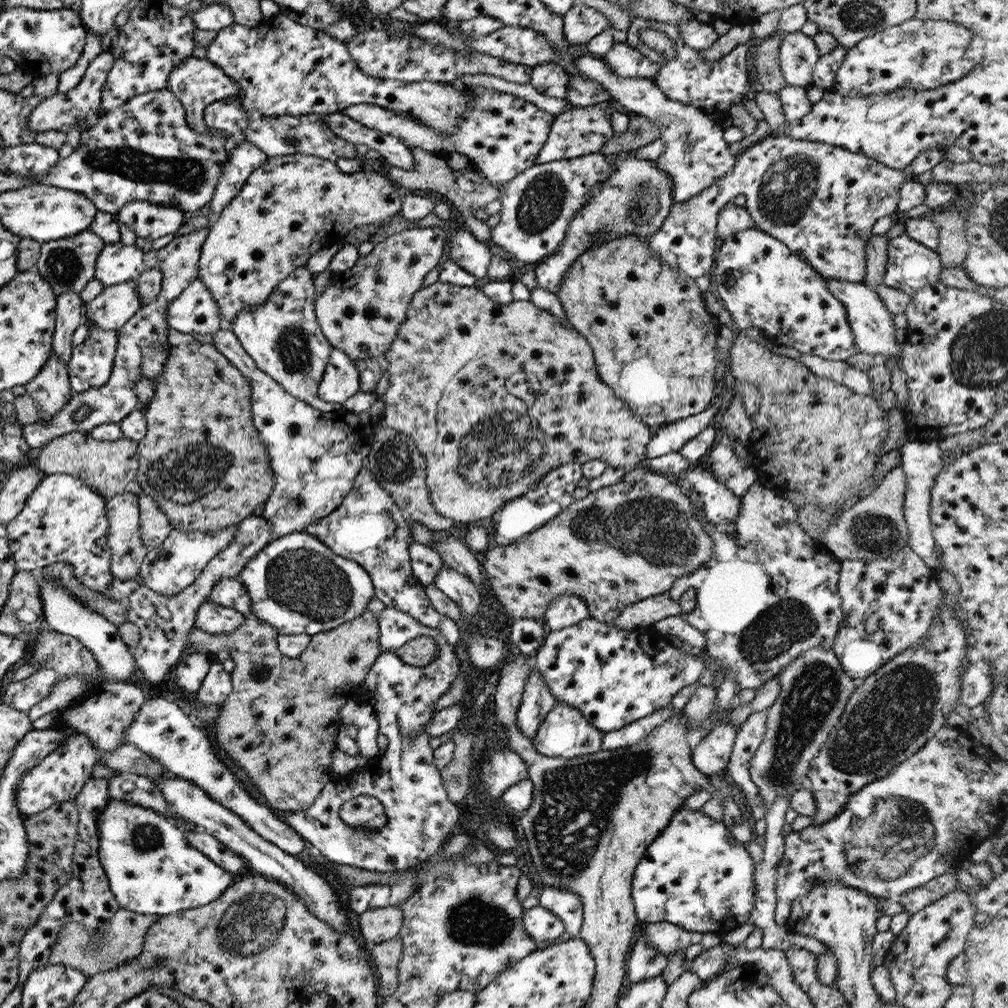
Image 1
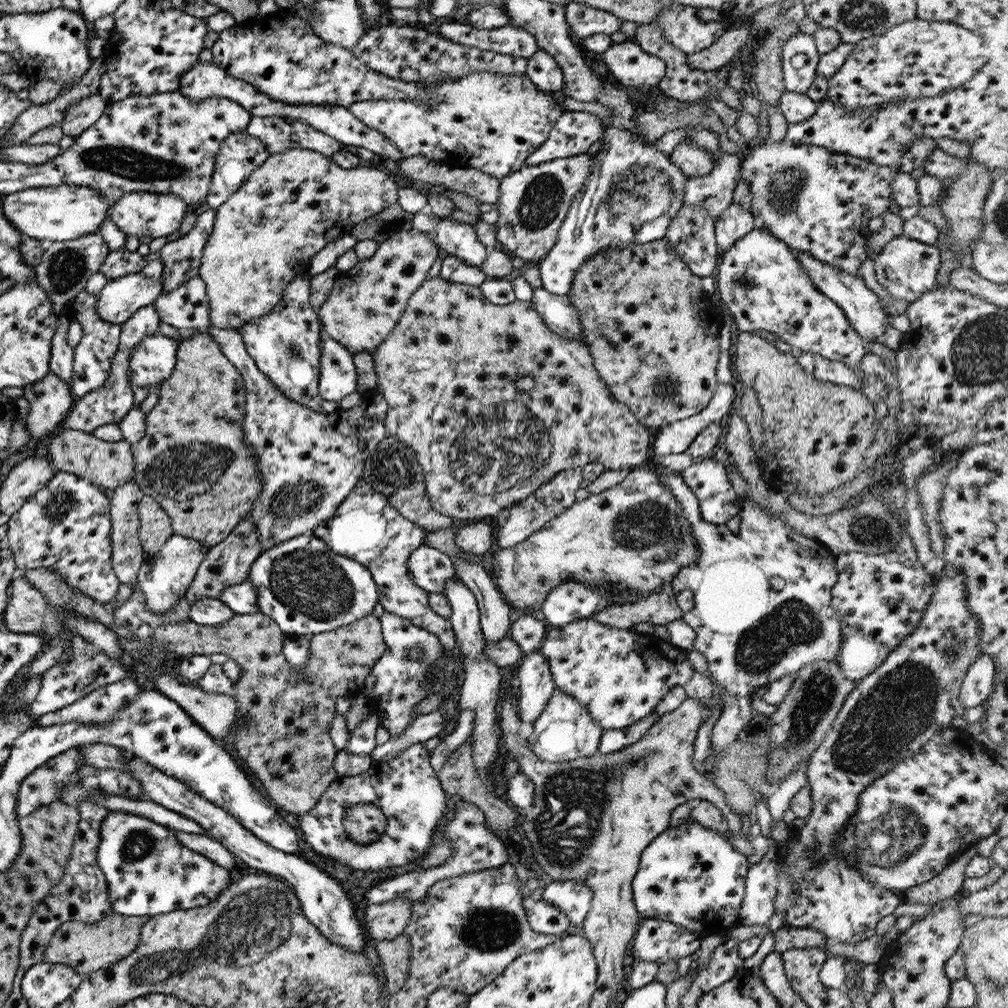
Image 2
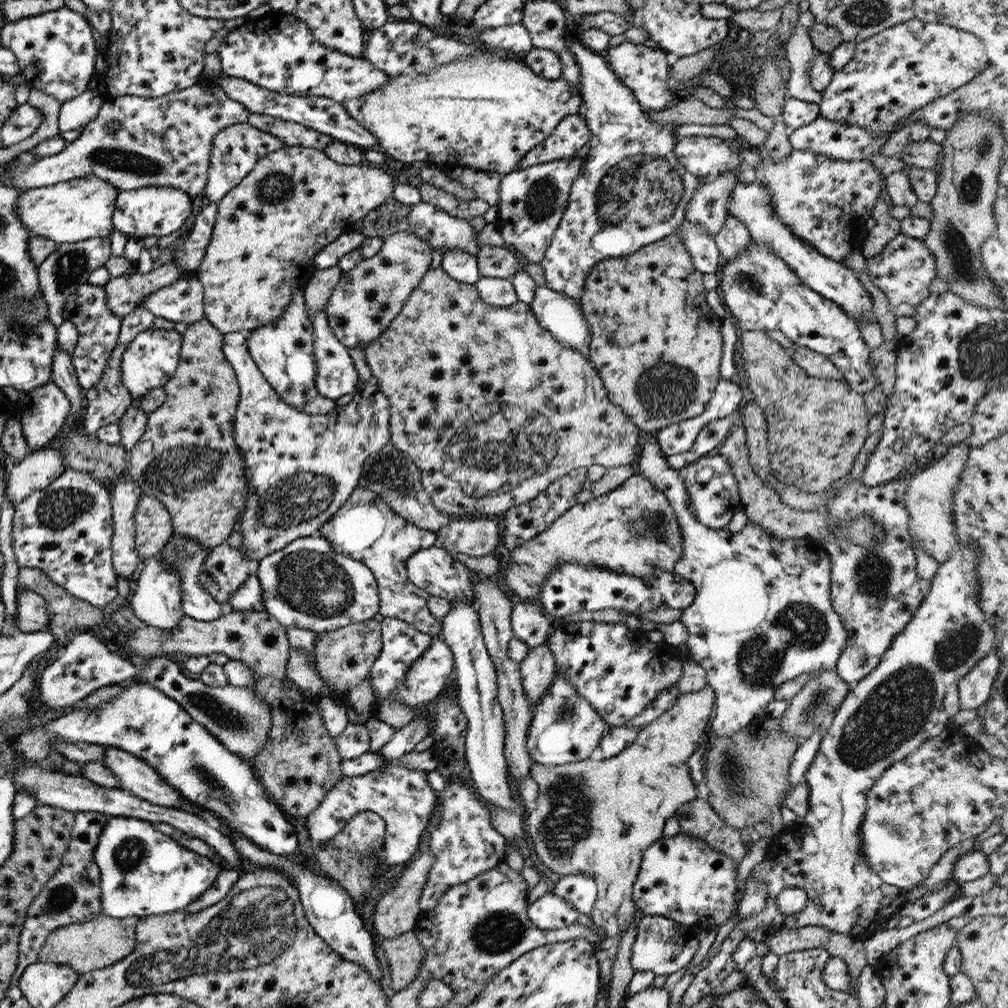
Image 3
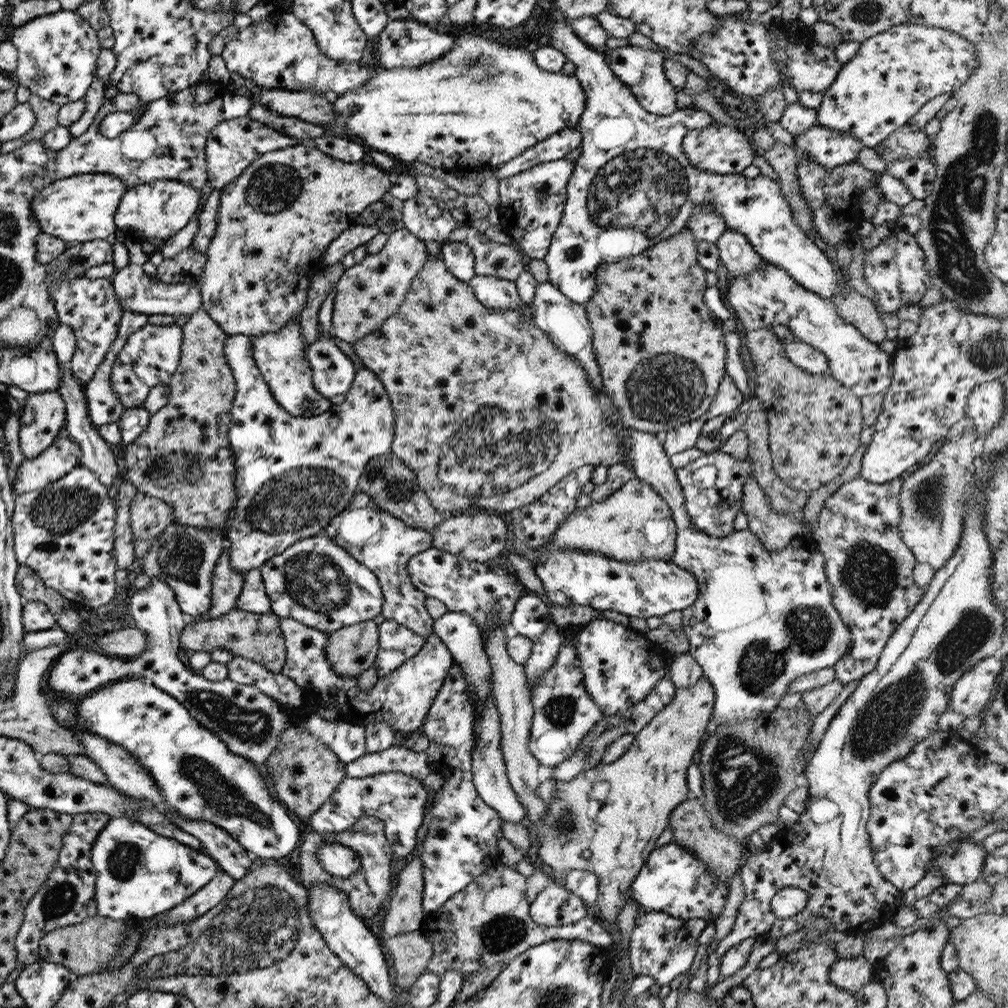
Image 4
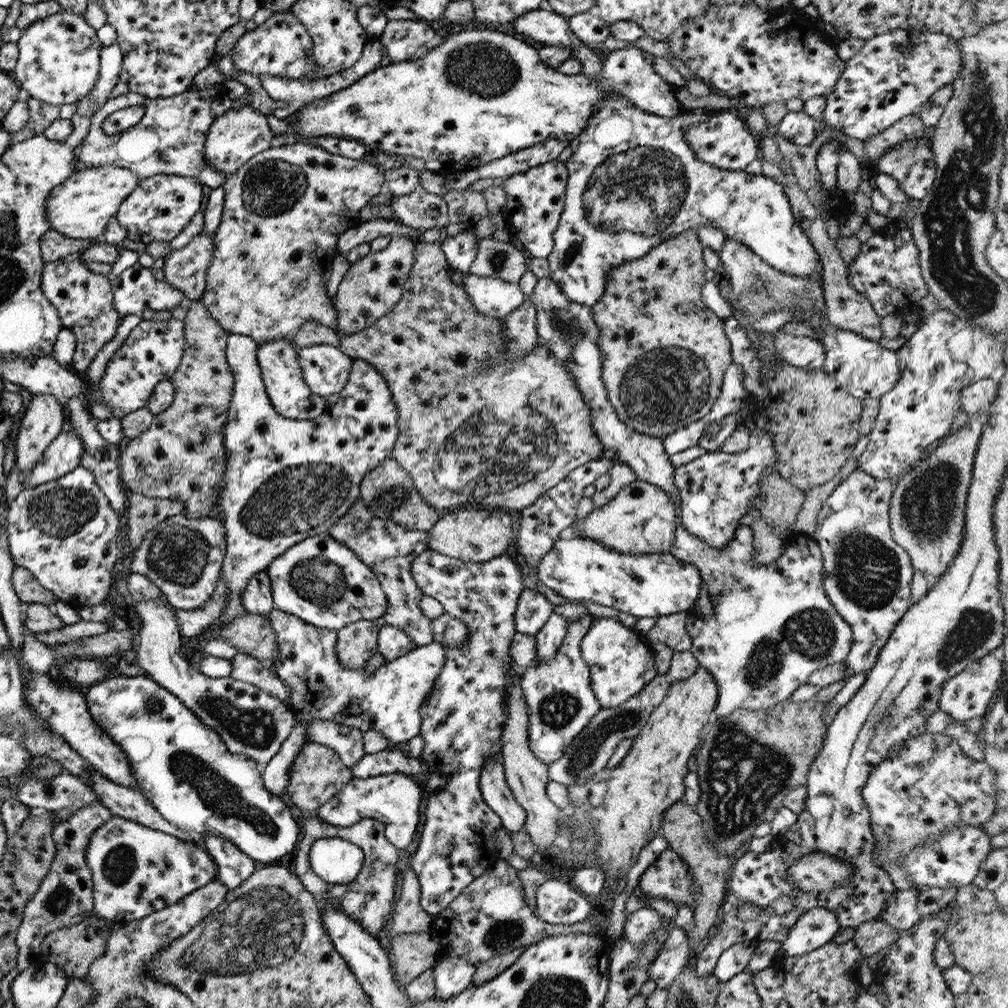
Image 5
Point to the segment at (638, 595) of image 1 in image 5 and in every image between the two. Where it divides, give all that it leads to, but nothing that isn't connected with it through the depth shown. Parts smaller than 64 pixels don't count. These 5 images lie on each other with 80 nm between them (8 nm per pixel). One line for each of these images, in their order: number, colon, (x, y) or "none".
2: (632, 535)
3: (632, 530)
4: (634, 524)
5: (640, 519)

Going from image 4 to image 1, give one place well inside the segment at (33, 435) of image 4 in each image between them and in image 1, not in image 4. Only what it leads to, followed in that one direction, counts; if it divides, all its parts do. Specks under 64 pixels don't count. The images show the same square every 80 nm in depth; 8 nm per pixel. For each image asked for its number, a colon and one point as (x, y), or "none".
1: (50, 388)
2: (49, 399)
3: (47, 406)

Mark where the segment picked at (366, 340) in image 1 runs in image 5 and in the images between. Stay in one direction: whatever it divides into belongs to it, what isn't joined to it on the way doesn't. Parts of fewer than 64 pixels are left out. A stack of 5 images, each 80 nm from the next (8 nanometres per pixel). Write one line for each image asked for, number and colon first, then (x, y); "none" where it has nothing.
2: (365, 301)
3: (367, 297)
4: (367, 293)
5: (371, 287)

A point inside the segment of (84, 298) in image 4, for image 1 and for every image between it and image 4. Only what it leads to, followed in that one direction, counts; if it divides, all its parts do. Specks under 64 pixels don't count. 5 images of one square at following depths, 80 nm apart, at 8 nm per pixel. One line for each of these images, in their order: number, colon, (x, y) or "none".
1: (89, 365)
2: (91, 357)
3: (97, 329)

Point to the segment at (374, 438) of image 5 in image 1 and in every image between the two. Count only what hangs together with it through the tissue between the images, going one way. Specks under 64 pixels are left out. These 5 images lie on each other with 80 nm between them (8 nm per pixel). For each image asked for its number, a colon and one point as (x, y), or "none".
1: (314, 457)
2: (309, 462)
3: (300, 468)
4: (293, 474)

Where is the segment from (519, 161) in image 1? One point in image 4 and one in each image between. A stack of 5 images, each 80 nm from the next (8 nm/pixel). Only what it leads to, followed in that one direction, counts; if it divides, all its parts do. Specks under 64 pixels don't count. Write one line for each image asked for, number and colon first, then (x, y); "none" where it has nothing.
2: (484, 121)
3: (481, 112)
4: (484, 102)

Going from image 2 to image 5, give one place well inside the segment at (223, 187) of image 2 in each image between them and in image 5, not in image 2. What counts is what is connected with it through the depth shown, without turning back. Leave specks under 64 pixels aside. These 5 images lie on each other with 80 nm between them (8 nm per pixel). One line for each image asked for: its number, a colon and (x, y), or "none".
3: (234, 150)
4: (232, 145)
5: (233, 138)

